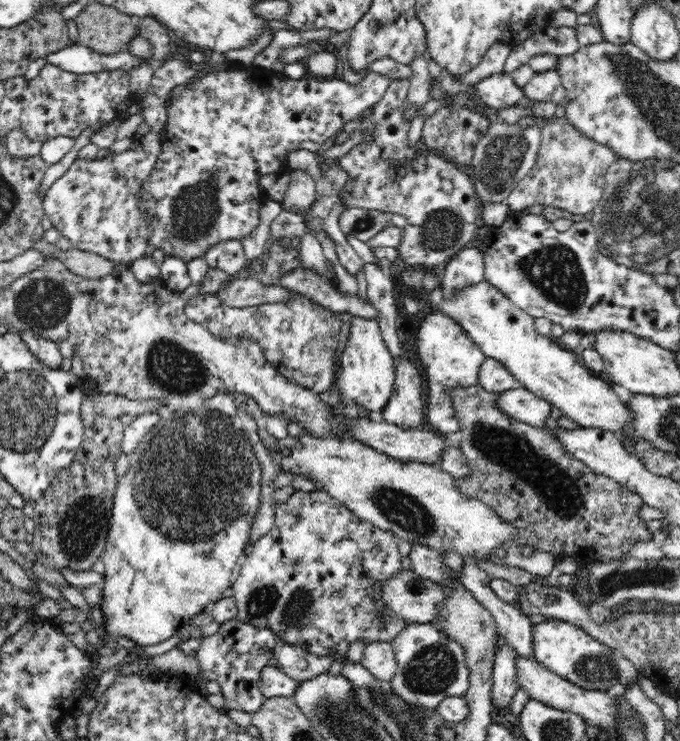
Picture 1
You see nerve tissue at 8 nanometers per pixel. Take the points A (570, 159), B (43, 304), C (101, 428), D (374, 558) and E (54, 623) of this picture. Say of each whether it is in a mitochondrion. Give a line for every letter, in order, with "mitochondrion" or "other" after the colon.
A: other
B: mitochondrion
C: other
D: other
E: other

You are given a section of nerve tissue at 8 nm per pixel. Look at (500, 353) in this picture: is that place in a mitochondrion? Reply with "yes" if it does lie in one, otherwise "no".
no

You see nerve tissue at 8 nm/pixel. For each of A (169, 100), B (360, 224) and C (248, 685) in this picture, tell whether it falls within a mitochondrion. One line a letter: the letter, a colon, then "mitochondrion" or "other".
A: other
B: mitochondrion
C: other

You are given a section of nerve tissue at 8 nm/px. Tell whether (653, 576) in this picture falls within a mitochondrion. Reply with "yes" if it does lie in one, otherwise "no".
yes

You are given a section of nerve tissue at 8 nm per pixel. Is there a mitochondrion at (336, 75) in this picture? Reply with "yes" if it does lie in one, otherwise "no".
no

